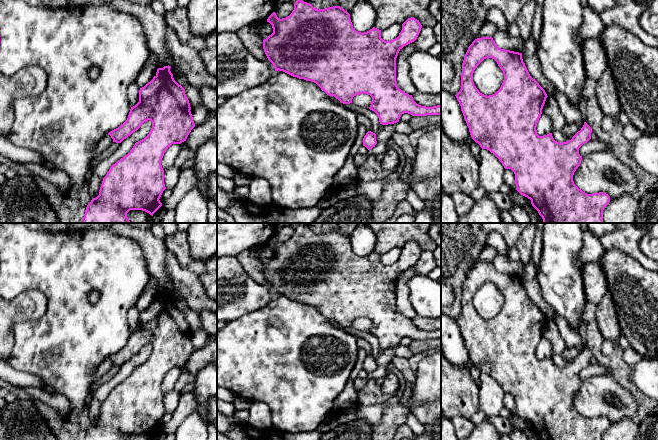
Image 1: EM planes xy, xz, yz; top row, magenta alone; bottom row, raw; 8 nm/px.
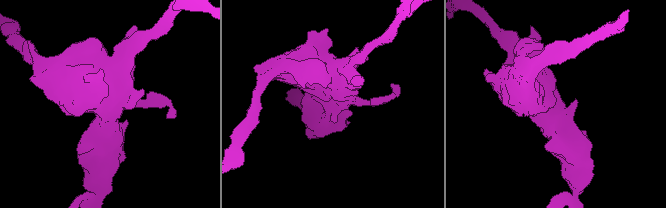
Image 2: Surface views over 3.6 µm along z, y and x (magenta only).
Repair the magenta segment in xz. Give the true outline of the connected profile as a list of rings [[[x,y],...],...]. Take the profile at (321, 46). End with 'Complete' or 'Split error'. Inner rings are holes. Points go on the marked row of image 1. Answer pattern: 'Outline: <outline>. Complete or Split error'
Outline: [[[297,0],[294,10],[286,18],[278,18],[273,12],[267,19],[272,25],[273,33],[263,40],[263,49],[268,60],[273,64],[275,71],[283,71],[293,77],[316,83],[322,91],[334,96],[343,104],[352,103],[354,96],[368,94],[372,97],[369,107],[374,111],[382,125],[399,122],[402,114],[412,116],[441,115],[441,105],[426,107],[417,104],[412,95],[398,88],[396,81],[396,58],[399,51],[406,45],[414,42],[422,28],[419,20],[408,18],[402,24],[399,36],[391,41],[381,38],[381,30],[373,27],[367,32],[358,32],[353,28],[350,14],[340,6],[325,9],[316,9],[310,3]]]. Complete

